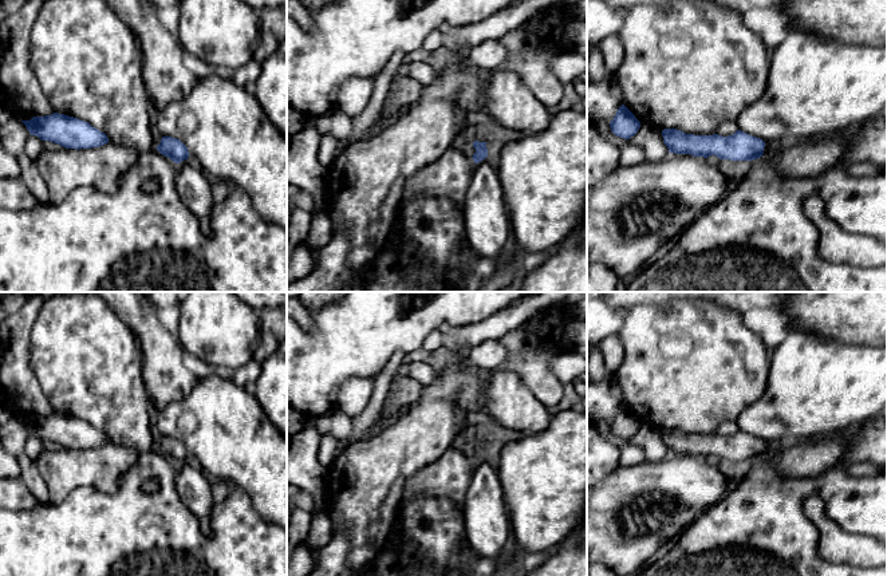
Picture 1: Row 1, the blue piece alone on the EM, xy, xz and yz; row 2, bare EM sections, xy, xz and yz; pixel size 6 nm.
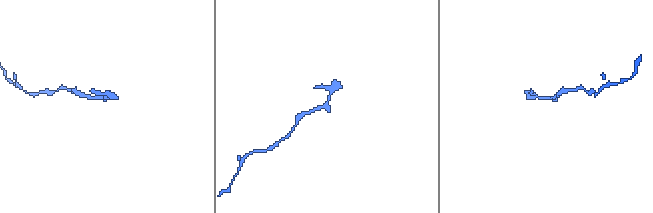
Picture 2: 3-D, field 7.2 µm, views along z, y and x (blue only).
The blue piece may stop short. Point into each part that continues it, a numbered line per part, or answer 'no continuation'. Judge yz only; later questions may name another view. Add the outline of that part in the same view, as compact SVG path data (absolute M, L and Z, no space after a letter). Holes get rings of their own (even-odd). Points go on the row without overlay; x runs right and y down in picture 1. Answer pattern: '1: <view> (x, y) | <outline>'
1: yz (803, 458) | M827 434L813 439L784 442L774 454L765 445L762 457L777 462L780 480L820 477L839 463L845 462L849 442L839 435Z

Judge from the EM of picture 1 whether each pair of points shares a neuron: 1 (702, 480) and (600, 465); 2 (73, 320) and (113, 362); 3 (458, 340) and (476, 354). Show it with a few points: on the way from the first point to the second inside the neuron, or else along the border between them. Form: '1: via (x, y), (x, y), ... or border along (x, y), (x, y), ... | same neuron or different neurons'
1: border along (619, 466), (600, 481) | different neurons
2: via (82, 331), (102, 351) | same neuron
3: border along (497, 339), (485, 339), (469, 348) | different neurons

